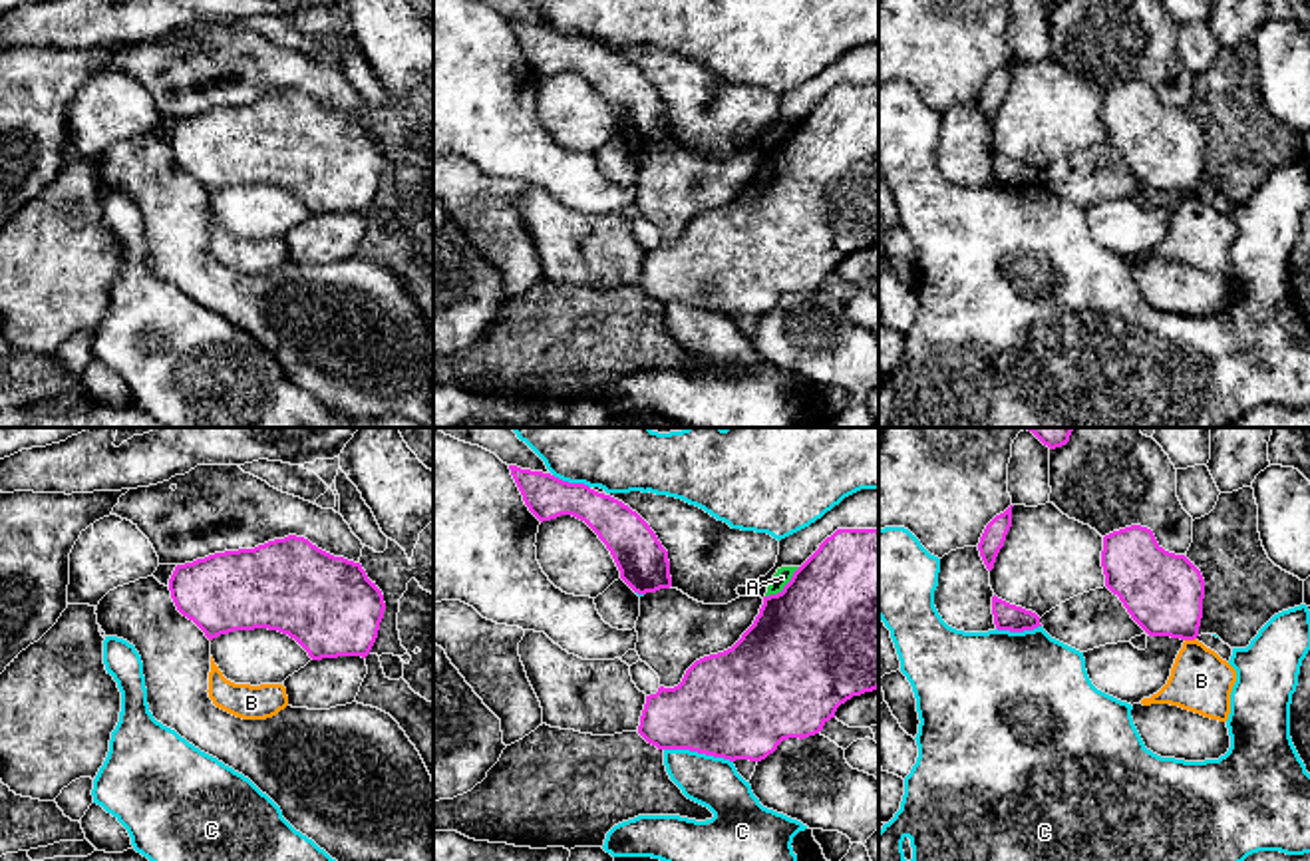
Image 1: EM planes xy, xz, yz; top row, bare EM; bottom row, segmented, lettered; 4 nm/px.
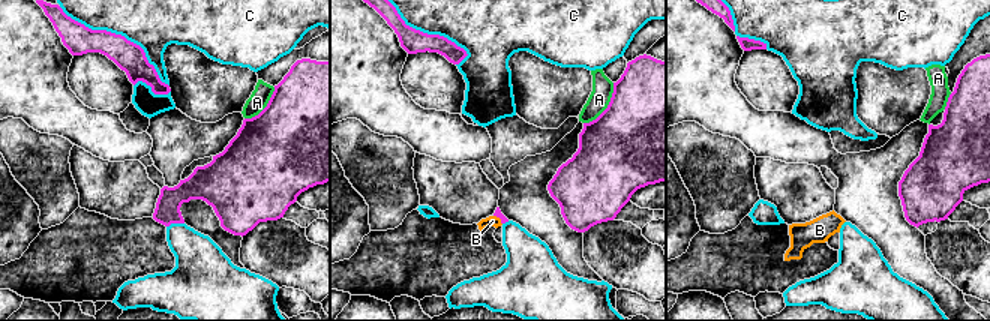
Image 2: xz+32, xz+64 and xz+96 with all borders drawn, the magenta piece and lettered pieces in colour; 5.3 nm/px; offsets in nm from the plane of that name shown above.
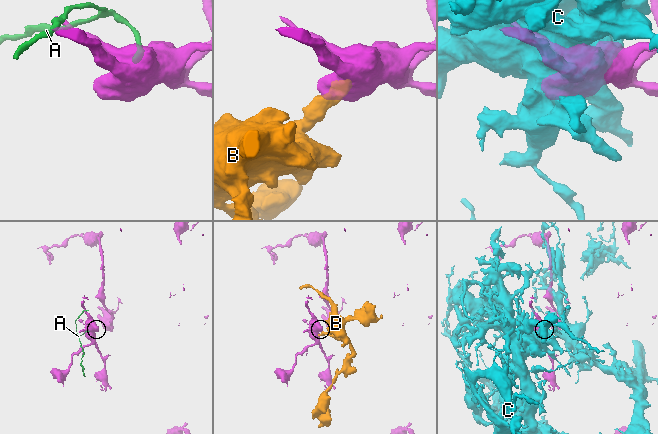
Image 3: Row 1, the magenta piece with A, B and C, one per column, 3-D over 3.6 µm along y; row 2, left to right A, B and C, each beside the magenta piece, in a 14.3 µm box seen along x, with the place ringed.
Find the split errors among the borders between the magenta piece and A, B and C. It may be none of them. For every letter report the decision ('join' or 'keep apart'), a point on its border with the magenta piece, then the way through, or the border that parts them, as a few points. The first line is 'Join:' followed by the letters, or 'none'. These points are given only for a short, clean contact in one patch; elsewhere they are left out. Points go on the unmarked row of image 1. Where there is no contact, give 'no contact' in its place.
Join: none
A: keep apart; contact xz (784, 142); border xz (800, 122), (780, 146), (766, 152)
B: keep apart; contact yz (1189, 193); border yz (1195, 191), (1185, 195)
C: keep apart; contact xz (698, 307)

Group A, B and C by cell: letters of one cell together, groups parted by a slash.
A / B / C

